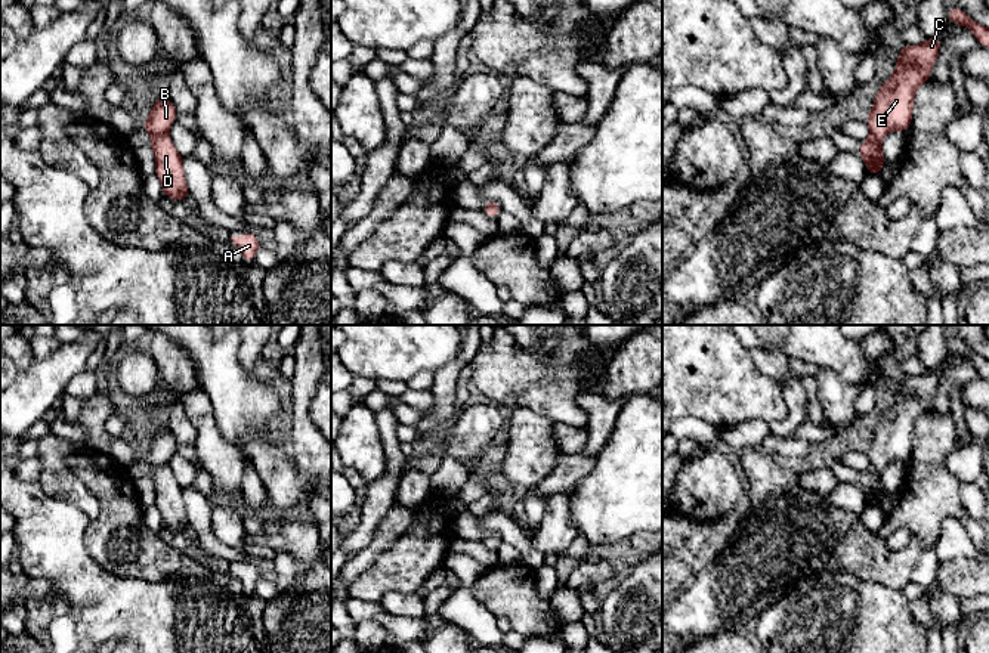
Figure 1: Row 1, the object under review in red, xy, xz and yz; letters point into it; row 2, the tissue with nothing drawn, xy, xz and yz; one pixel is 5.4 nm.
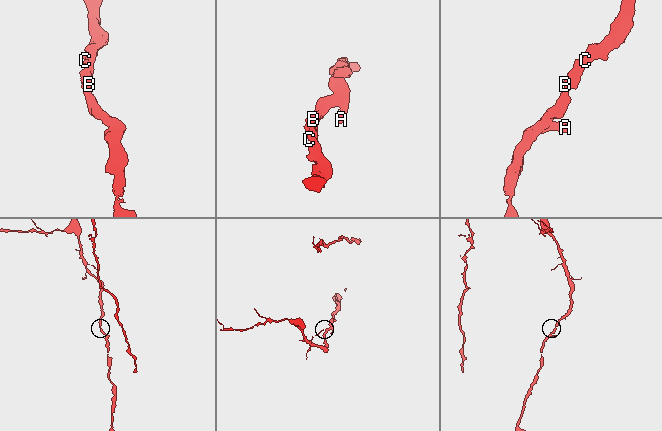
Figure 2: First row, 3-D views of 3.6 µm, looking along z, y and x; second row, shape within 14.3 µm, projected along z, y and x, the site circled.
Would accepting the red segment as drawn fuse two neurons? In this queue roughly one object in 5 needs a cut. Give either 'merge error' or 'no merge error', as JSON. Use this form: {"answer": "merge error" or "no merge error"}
{"answer": "no merge error"}

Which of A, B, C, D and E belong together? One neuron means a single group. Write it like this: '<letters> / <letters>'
A B C D E

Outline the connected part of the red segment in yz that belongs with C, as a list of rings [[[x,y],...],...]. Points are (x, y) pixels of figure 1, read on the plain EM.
[[[942,368],[925,369],[918,377],[905,375],[897,386],[893,406],[878,420],[866,451],[871,467],[857,480],[868,505],[881,507],[886,496],[881,470],[891,461],[909,462],[914,427],[918,418],[931,408],[940,372]]]

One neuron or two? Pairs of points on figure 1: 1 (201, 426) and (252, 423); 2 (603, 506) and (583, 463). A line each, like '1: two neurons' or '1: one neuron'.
1: two neurons
2: two neurons

